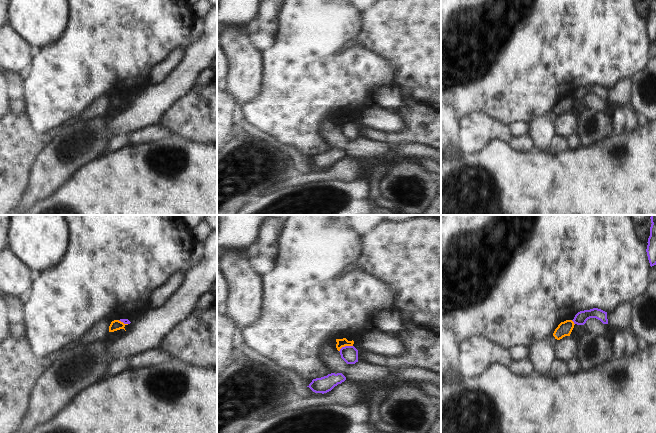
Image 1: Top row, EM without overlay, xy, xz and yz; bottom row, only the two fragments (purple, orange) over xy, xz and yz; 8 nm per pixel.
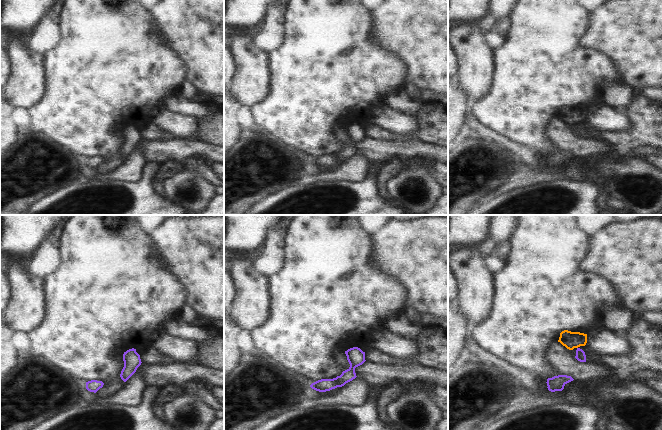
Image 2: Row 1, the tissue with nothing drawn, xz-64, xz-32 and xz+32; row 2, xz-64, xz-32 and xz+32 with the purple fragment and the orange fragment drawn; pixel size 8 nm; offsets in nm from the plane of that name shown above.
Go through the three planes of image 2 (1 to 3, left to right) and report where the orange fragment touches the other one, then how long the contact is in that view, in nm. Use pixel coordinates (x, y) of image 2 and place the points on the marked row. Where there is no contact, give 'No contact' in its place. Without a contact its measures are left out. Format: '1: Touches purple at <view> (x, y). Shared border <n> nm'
1: No contact
2: No contact
3: No contact

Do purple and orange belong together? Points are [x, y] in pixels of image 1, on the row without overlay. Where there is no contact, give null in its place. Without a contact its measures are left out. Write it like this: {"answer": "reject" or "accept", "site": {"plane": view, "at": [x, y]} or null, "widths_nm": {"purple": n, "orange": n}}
{"answer": "reject", "site": {"plane": "xz", "at": [345, 122]}, "widths_nm": {"purple": 140, "orange": 70}}

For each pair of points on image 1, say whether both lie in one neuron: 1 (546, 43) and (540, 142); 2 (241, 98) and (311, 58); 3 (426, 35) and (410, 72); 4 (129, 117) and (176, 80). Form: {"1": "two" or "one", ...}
{"1": "two", "2": "two", "3": "one", "4": "one"}

